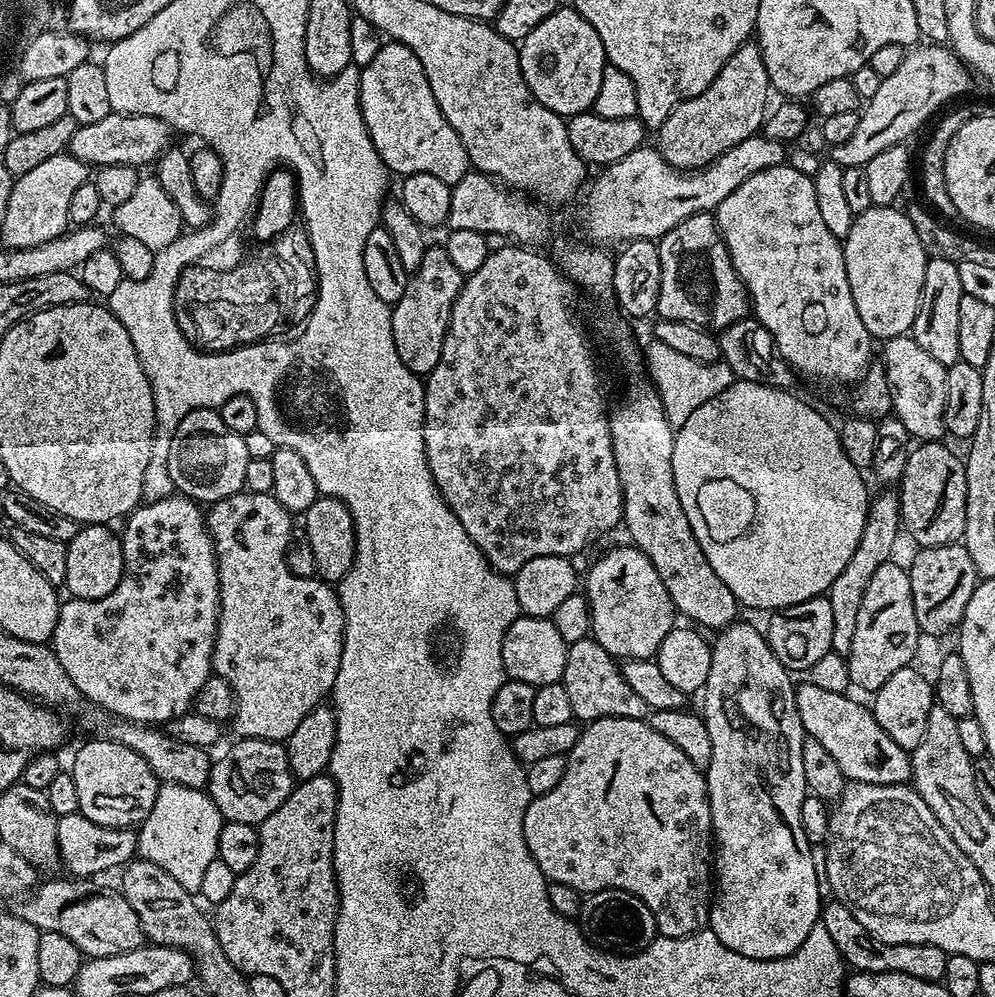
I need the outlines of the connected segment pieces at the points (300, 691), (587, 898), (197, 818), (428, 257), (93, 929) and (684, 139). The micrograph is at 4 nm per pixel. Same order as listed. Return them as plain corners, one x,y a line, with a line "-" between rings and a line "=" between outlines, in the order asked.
245,490
230,498
222,498
216,504
211,505
206,512
208,533
212,536
212,545
216,547
216,565
220,579
220,617
216,627
216,649
212,651
212,670
215,675
221,676
234,690
236,715
231,718
230,724
236,727
237,733
235,735
240,738
287,742
290,734
294,734
294,729
302,722
302,718
306,718
306,714
310,714
314,709
321,707
329,699
334,682
338,678
338,666
342,662
344,615
342,614
337,589
331,583
319,578
295,576
286,566
286,550
294,535
292,520
294,520
293,513
287,512
282,506
282,502
275,500
271,492
254,494
=
607,888
597,892
589,892
583,897
584,905
580,911
580,931
588,939
588,943
599,948
601,952
615,953
618,957
632,958
637,952
646,950
650,942
657,938
654,914
650,914
650,906
642,902
634,894
617,888
=
161,783
152,811
139,825
137,853
141,859
161,866
188,892
199,893
206,867
217,857
223,821
207,791
176,783
=
436,244
431,245
423,255
418,270
411,273
406,292
398,303
393,305
391,329
394,330
395,349
412,373
427,376
438,364
451,310
463,281
464,277
451,262
444,248
=
56,878
45,879
48,880
45,884
37,883
27,896
13,903
10,908
12,915
30,922
41,932
57,932
70,938
70,942
78,946
80,955
84,958
110,958
119,952
129,952
139,948
145,943
146,937
138,922
138,914
134,914
130,902
126,902
126,898
115,887
103,888
102,885
96,884
100,882
89,882
84,878
52,879
=
759,43
743,44
734,50
734,54
730,54
730,62
722,66
718,78
714,78
714,82
710,82
702,94
684,100
672,111
670,118
666,118
664,125
658,129
659,152
675,168
705,168
726,150
738,146
738,142
757,135
763,129
769,111
768,92
770,85
766,62

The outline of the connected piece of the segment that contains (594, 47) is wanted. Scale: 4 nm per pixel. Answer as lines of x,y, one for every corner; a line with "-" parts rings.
571,6
556,9
542,26
534,26
530,34
519,45
520,65
526,78
526,86
542,106
554,110
554,114
565,118
589,111
598,98
602,86
602,74
606,67
606,57
602,38

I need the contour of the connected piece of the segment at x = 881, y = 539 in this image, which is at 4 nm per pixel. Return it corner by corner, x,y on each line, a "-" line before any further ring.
880,490
868,501
866,526
862,526
862,538
858,538
858,546
842,569
842,574
834,578
828,587
827,598
830,602
830,611
834,613
834,638
832,651
839,656
847,657
854,642
854,629
858,626
858,610
862,607
862,594
866,594
866,586
870,578
874,578
874,570
878,566
889,563
893,559
892,551
896,548
896,535
901,535
902,521
900,518
900,494
896,490

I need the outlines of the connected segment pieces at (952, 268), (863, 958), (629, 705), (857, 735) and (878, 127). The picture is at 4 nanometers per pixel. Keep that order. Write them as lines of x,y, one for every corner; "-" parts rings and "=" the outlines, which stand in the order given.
937,256
929,258
926,262
926,274
922,278
918,314
914,318
910,334
918,342
918,346
926,350
926,354
931,354
945,366
961,359
958,350
958,306
964,296
962,278
958,278
958,264
=
825,903
822,908
822,922
826,926
834,946
838,946
845,965
856,972
897,972
910,974
910,978
943,981
946,974
948,953
929,944
887,944
874,938
868,932
868,924
860,921
857,913
846,904
=
579,640
568,645
566,670
562,681
570,698
570,710
580,722
591,722
602,718
645,719
650,710
637,692
626,683
621,665
615,656
610,655
597,640
=
804,682
804,685
801,683
796,690
796,705
798,718
802,718
805,733
822,742
823,748
834,757
834,762
838,762
845,781
857,784
908,784
912,778
912,758
909,749
898,746
898,742
894,742
894,738
890,738
890,734
886,734
886,730
878,726
867,703
859,704
850,697
851,695
834,690
818,690
818,686
810,682
=
939,43
920,47
913,47
902,58
902,66
898,66
894,74
881,79
874,98
863,105
854,135
831,149
831,159
844,169
859,168
868,164
874,154
882,154
882,150
890,146
905,143
909,139
907,136
914,135
928,119
931,121
945,107
943,104
947,100
962,95
971,86
973,73
950,47

